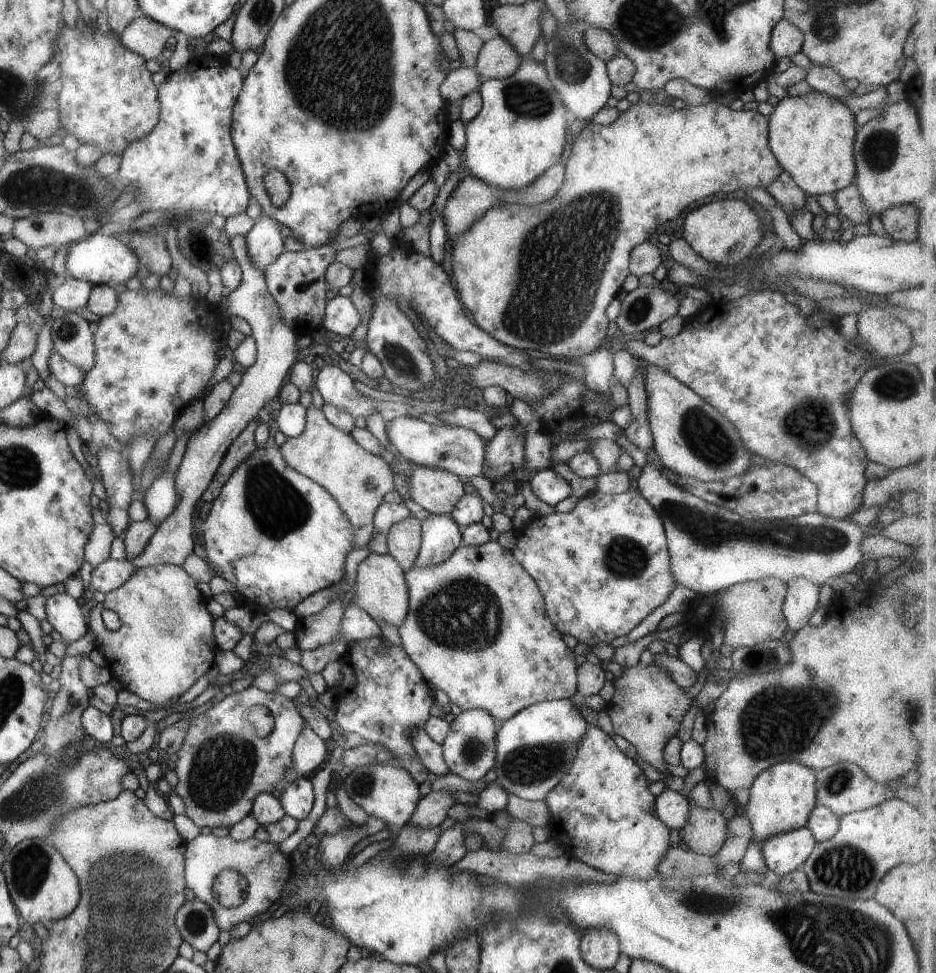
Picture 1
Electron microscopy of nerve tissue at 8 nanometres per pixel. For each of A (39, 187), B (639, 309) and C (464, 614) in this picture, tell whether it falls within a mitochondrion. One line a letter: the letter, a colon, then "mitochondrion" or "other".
A: mitochondrion
B: mitochondrion
C: mitochondrion

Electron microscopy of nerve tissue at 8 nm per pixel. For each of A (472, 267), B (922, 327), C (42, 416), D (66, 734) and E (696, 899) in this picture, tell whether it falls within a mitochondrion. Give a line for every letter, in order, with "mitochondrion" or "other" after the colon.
A: other
B: other
C: other
D: mitochondrion
E: mitochondrion

